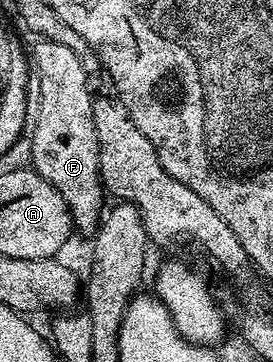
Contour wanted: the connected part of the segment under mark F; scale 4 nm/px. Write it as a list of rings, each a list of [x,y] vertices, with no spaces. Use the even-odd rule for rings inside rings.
[[[45,40],[35,41],[34,46],[34,58],[32,54],[32,70],[36,75],[36,113],[32,118],[32,129],[28,134],[28,142],[30,138],[30,158],[32,163],[32,169],[43,177],[44,180],[56,188],[56,192],[63,197],[63,200],[67,204],[67,208],[70,210],[71,220],[73,222],[73,229],[79,234],[87,234],[87,236],[93,235],[98,229],[99,222],[104,217],[104,205],[102,206],[102,198],[104,199],[104,187],[102,185],[102,173],[98,170],[100,168],[100,156],[98,155],[98,137],[96,136],[96,124],[92,120],[92,100],[90,99],[90,89],[86,83],[86,73],[84,72],[84,64],[80,60],[80,56],[76,52],[72,52],[72,48],[64,48],[64,44],[56,44],[55,42],[48,42]]]

